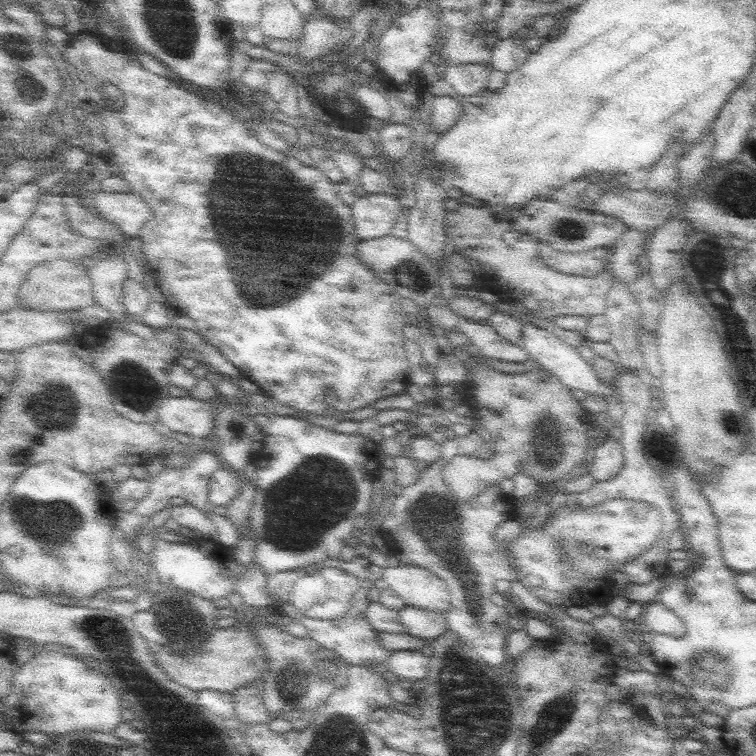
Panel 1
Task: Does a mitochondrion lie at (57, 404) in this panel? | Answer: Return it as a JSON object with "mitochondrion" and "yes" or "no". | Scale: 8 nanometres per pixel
{"mitochondrion":"yes"}

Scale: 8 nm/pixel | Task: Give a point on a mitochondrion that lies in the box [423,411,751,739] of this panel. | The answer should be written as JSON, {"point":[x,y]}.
{"point":[716,673]}

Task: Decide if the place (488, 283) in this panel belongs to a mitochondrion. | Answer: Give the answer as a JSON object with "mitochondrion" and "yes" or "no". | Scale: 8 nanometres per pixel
{"mitochondrion":"no"}

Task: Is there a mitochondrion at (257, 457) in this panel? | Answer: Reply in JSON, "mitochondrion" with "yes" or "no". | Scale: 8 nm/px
{"mitochondrion":"no"}

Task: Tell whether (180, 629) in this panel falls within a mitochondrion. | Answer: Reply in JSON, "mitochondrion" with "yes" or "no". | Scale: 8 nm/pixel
{"mitochondrion":"yes"}

